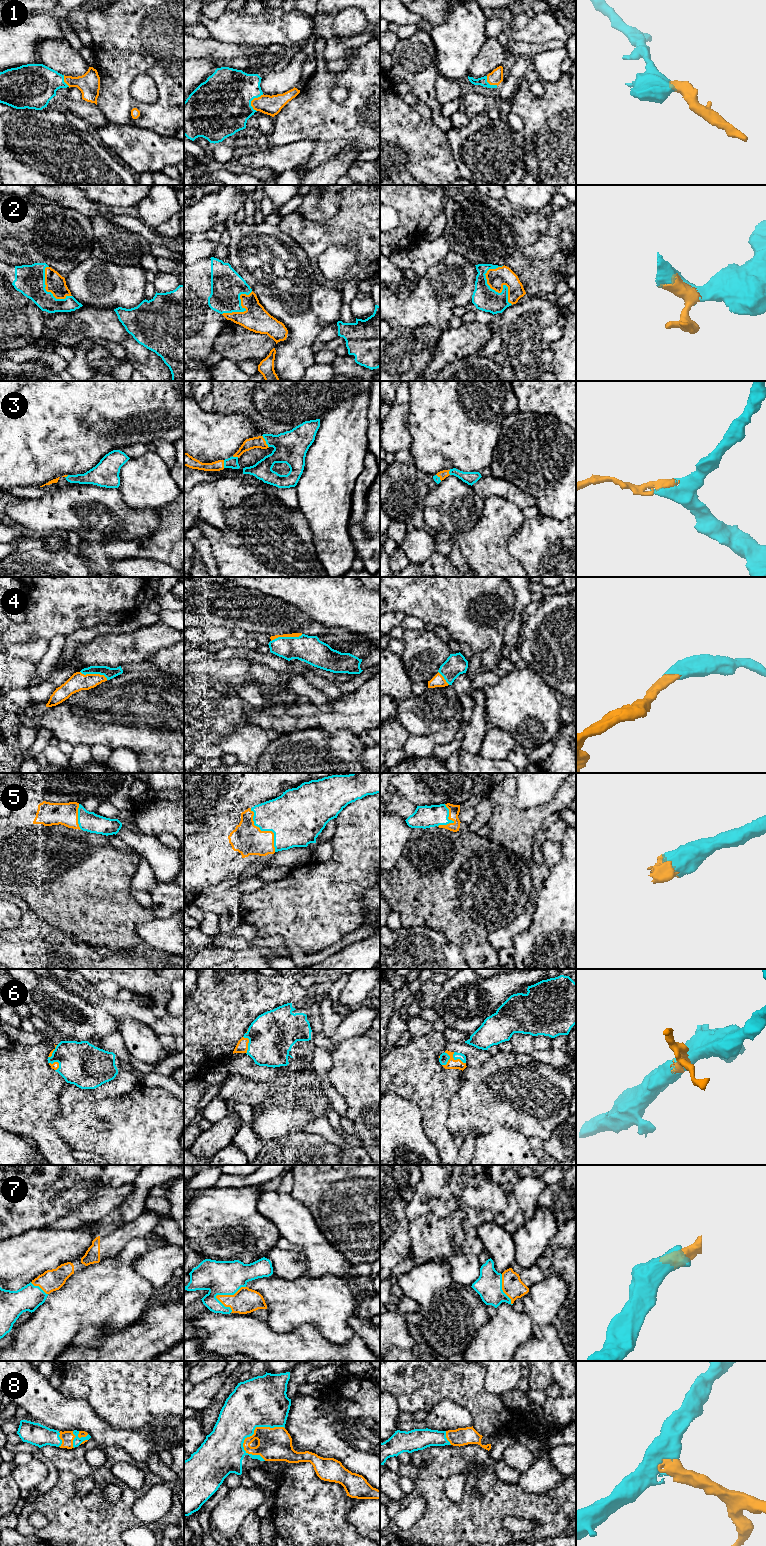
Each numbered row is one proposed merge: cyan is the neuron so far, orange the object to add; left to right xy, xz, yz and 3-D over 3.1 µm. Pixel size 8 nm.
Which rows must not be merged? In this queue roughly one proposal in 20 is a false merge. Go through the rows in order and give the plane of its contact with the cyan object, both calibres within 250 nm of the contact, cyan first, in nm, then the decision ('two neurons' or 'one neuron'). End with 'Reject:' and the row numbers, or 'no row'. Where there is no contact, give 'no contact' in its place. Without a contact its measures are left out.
1: contact in xz; calibres 460 and 160 nm; one neuron
2: contact in yz; calibres 190 and 160 nm; one neuron
3: contact in xz; calibres 260 and 100 nm; one neuron
4: contact in xz; calibres 220 and 30 nm; one neuron
5: contact in xz; calibres 400 and 240 nm; one neuron
6: contact in xz; calibres 380 and 100 nm; one neuron
7: contact in xz; calibres 280 and 200 nm; one neuron
8: contact in xz; calibres 400 and 280 nm; one neuron
Reject: no row

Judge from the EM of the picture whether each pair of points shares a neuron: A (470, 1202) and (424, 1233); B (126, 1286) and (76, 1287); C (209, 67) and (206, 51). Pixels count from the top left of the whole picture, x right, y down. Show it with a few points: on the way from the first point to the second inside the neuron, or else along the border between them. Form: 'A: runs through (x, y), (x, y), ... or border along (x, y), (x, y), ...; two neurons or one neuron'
A: runs through (458, 1202), (436, 1224); one neuron
B: runs through (114, 1287), (88, 1287); one neuron
C: border along (194, 57), (211, 58), (220, 67); two neurons

